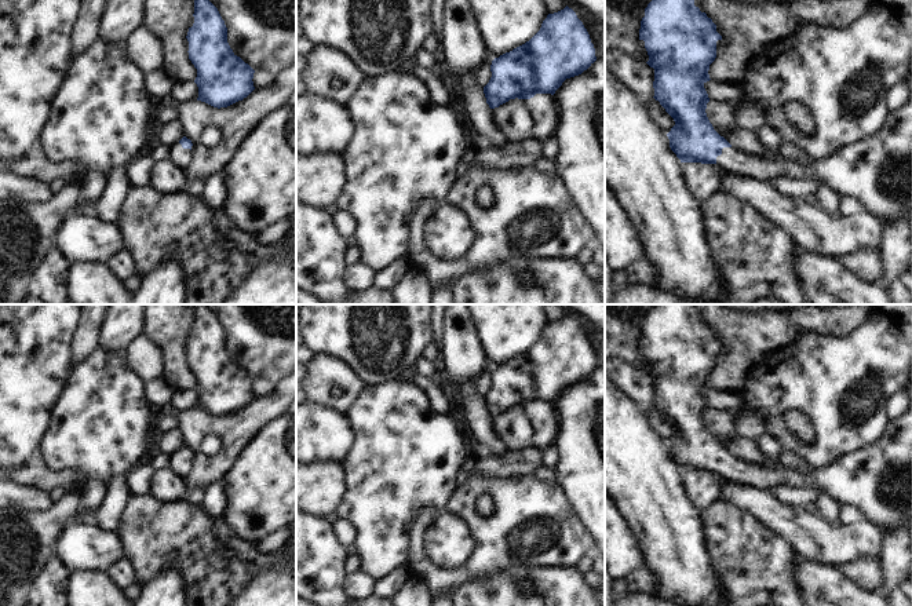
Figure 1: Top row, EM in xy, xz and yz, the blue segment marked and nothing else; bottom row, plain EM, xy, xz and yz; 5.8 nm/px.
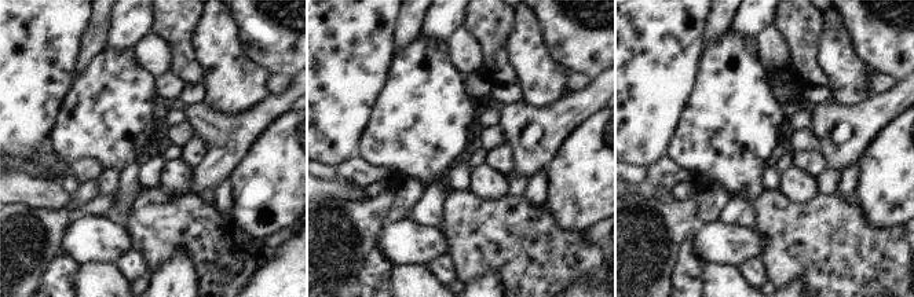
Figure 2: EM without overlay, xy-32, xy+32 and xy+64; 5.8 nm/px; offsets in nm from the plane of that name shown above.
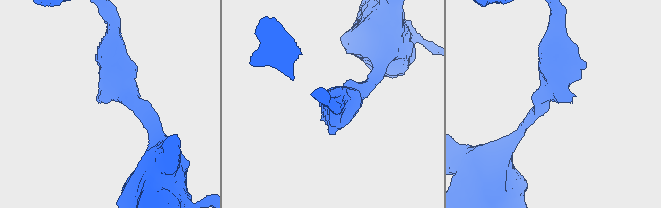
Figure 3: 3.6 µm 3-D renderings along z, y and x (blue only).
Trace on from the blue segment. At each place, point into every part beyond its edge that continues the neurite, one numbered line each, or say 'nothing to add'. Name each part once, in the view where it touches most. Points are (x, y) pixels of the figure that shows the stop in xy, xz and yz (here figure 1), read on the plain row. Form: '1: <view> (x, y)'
1: yz (876, 479)

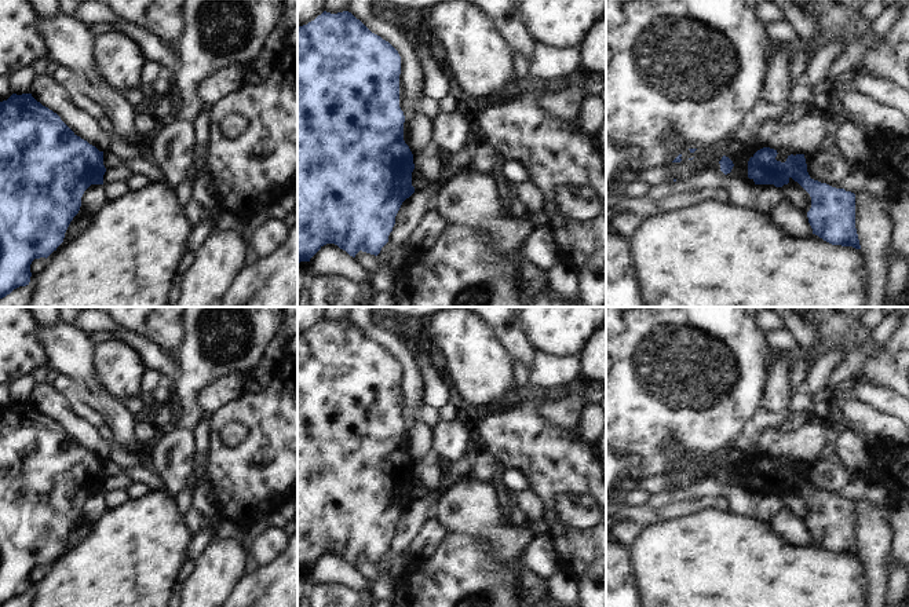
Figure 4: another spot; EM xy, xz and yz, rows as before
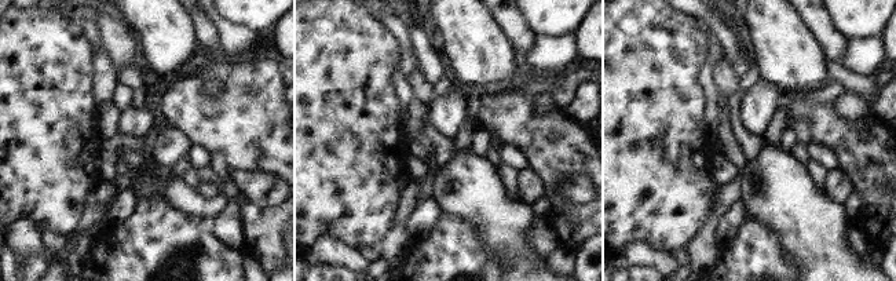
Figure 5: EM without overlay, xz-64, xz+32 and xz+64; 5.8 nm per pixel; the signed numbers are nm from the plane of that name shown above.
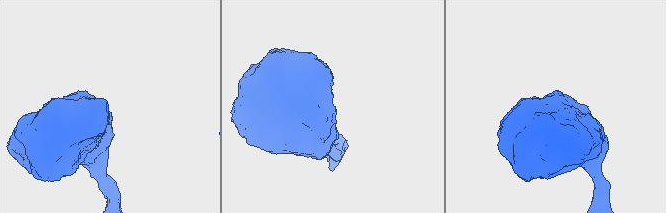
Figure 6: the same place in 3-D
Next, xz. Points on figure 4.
nothing to add

